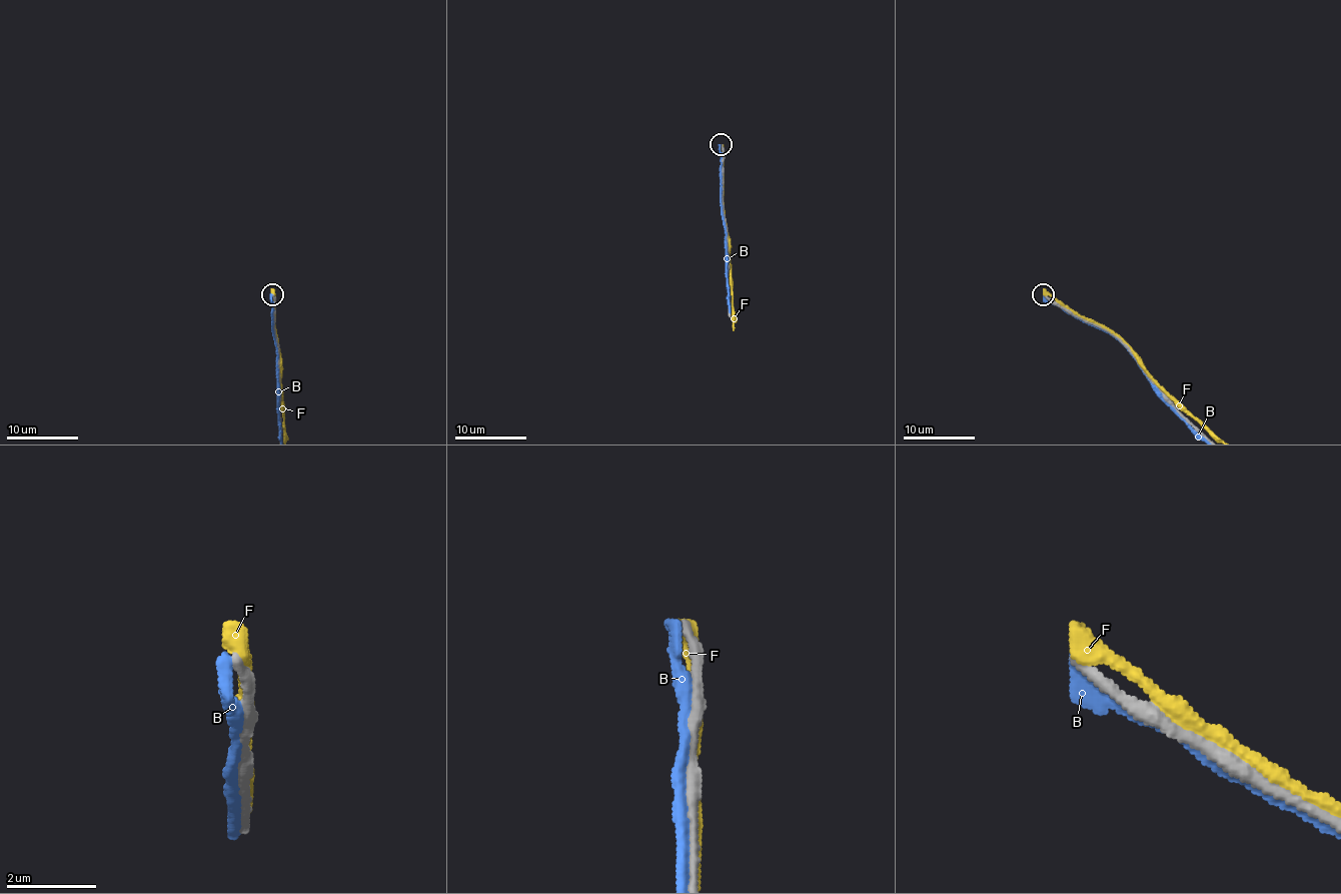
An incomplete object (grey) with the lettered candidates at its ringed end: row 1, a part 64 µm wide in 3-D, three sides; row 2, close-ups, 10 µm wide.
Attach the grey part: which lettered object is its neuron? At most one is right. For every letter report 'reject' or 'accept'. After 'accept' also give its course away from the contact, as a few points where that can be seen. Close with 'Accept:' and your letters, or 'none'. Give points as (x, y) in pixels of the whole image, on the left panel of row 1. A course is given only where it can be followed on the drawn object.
B: reject
F: reject
Accept: none

